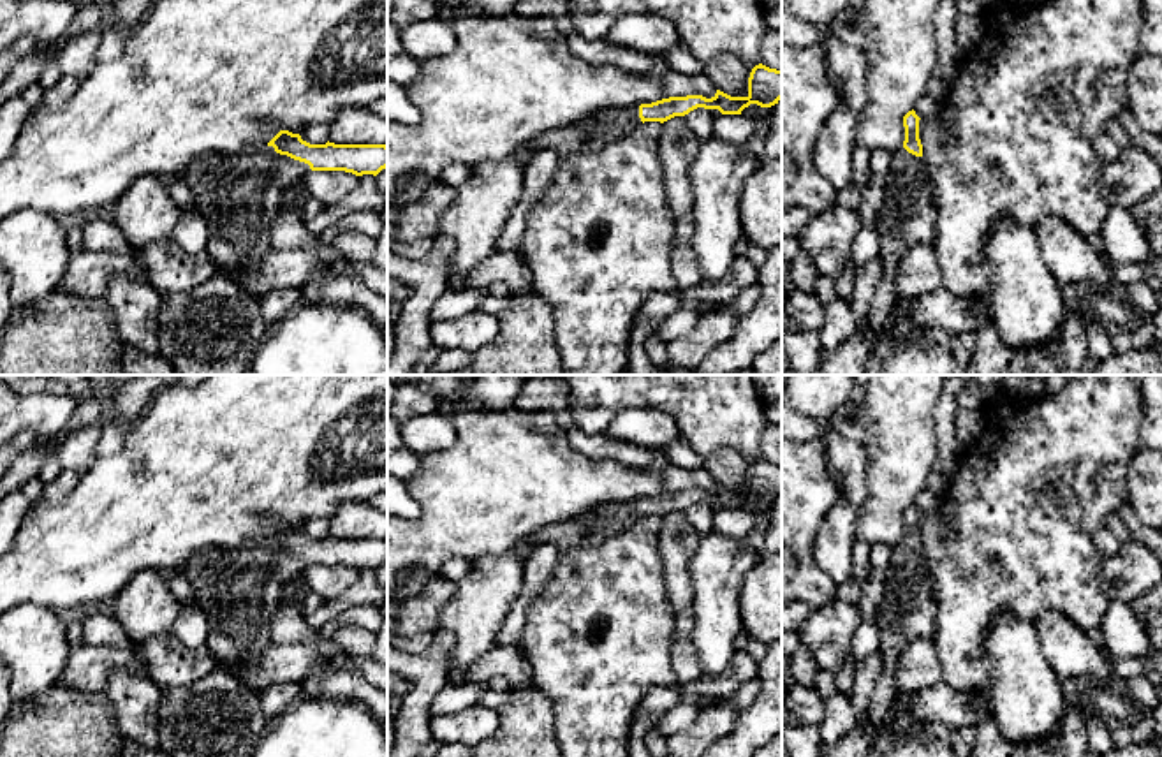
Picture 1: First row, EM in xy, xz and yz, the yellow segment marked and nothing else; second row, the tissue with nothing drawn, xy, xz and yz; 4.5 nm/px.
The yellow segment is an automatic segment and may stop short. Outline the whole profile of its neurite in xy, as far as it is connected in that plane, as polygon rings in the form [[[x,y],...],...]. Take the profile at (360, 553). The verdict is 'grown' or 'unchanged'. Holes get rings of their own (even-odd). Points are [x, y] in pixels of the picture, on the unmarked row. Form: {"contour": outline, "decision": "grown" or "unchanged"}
{"contour": [[[280,525],[266,542],[246,548],[199,549],[183,565],[192,595],[208,618],[206,646],[218,667],[252,665],[271,643],[271,623],[282,586],[310,565],[345,565],[377,570],[387,562],[386,539],[310,539],[299,528]]], "decision": "grown"}

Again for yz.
{"contour": [[[914,503],[903,511],[905,535],[893,548],[884,577],[884,600],[875,621],[880,632],[882,669],[863,717],[877,729],[882,727],[896,692],[894,671],[900,653],[937,628],[935,584],[923,551],[919,514]]], "decision": "grown"}

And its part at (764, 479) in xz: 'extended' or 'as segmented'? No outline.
extended

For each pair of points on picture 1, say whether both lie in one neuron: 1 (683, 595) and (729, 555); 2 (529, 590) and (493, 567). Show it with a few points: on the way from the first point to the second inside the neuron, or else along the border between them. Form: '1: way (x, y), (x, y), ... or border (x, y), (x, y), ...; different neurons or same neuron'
1: border (698, 548), (691, 565), (692, 602), (689, 606); different neurons
2: border (532, 550), (525, 560), (523, 583), (516, 599); different neurons

